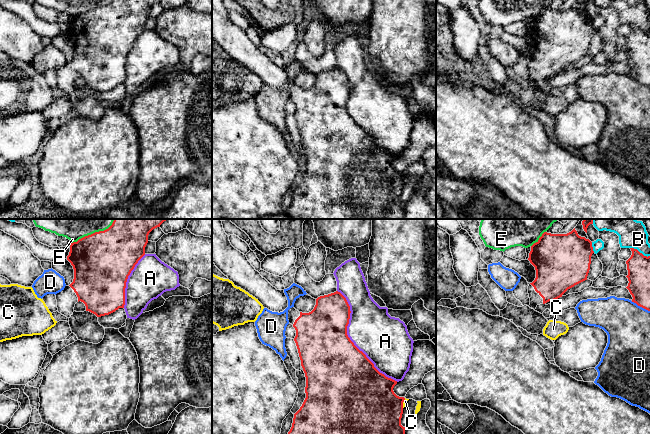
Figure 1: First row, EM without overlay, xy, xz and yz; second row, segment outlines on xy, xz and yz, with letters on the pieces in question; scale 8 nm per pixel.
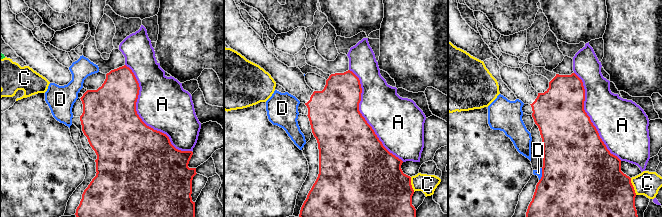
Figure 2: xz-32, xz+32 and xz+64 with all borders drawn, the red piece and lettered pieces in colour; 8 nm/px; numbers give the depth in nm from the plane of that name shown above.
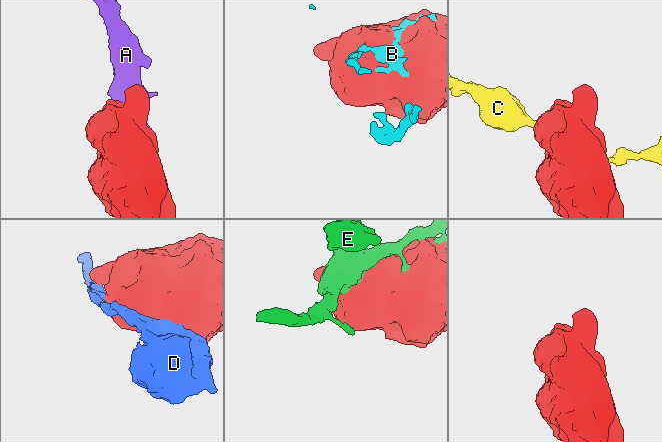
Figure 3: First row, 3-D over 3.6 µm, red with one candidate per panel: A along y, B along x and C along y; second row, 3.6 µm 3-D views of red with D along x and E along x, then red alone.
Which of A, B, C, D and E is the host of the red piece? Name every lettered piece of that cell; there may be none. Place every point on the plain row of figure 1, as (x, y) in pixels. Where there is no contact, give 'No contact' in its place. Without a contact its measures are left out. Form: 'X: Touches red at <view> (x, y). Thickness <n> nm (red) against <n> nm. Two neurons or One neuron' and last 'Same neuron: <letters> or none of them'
A: Touches red at xz (350, 116). Thickness 480 nm (red) against 380 nm. Two neurons
B: Touches red at yz (639, 28). Thickness 190 nm (red) against 190 nm. Two neurons
C: Touches red at xz (402, 179). Thickness 460 nm (red) against 30 nm. Two neurons
D: Touches red at yz (640, 82). Thickness 180 nm (red) against 360 nm. Two neurons
E: Touches red at yz (539, 15). Thickness 440 nm (red) against 190 nm. Two neurons
Same neuron: none of them

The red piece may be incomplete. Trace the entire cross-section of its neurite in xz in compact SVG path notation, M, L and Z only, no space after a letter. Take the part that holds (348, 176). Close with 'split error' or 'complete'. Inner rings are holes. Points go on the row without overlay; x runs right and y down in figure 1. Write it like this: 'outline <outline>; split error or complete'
outline M338 67L318 73L316 75L314 85L309 89L299 88L294 83L288 86L288 96L296 106L294 117L298 125L301 142L306 153L306 174L300 185L294 190L292 203L286 212L291 219L404 219L406 204L401 201L401 194L405 174L397 172L393 167L397 157L380 149L374 143L374 140L354 121L348 113L347 102L349 100L350 89L350 82L346 74Z; split error

